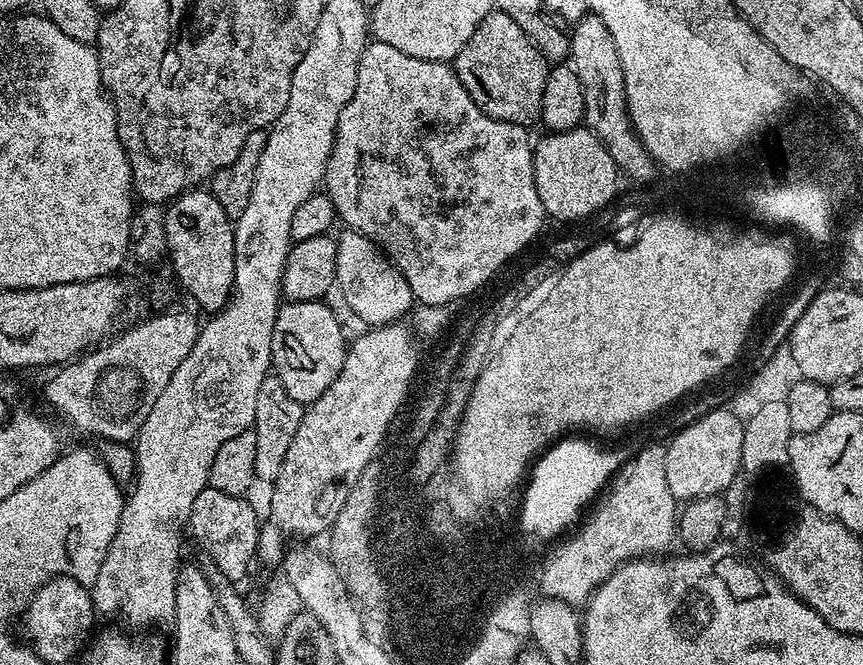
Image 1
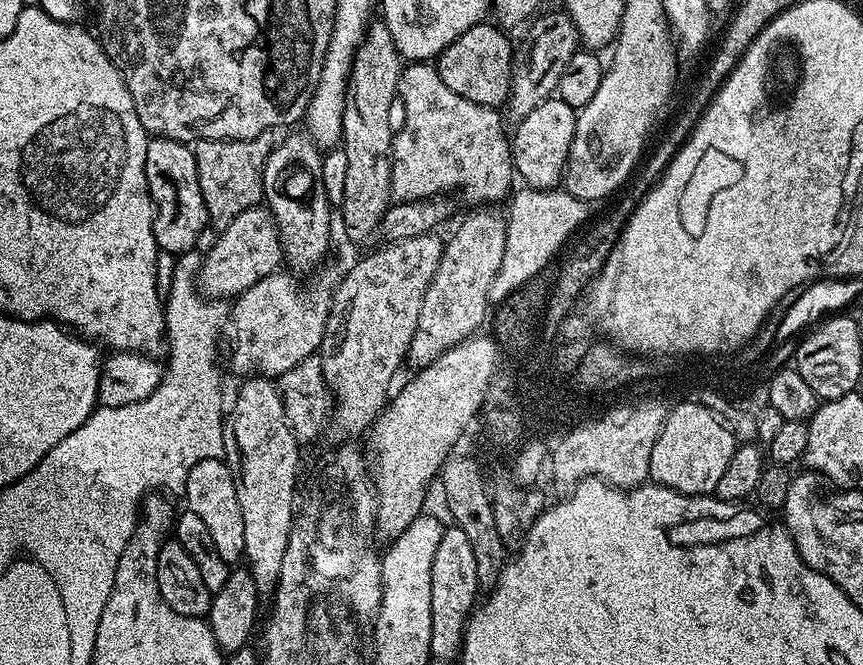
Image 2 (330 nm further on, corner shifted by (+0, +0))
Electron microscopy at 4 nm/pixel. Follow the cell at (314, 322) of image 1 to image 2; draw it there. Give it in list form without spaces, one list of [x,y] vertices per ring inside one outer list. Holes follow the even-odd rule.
[[[301,134],[281,139],[264,163],[263,203],[280,231],[283,263],[296,274],[318,267],[327,258],[332,244],[334,205],[326,198],[326,186],[322,186],[323,161],[321,149],[312,137]]]

